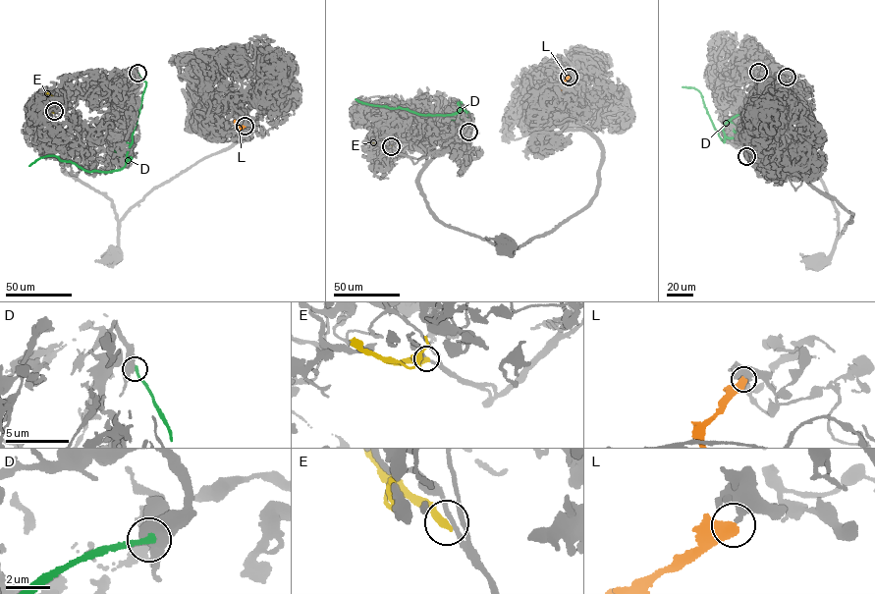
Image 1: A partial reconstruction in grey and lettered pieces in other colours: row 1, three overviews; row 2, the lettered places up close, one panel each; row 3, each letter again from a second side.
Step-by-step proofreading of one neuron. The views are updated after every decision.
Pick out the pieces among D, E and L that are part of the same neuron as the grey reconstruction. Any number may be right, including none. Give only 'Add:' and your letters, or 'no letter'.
Add: no letter

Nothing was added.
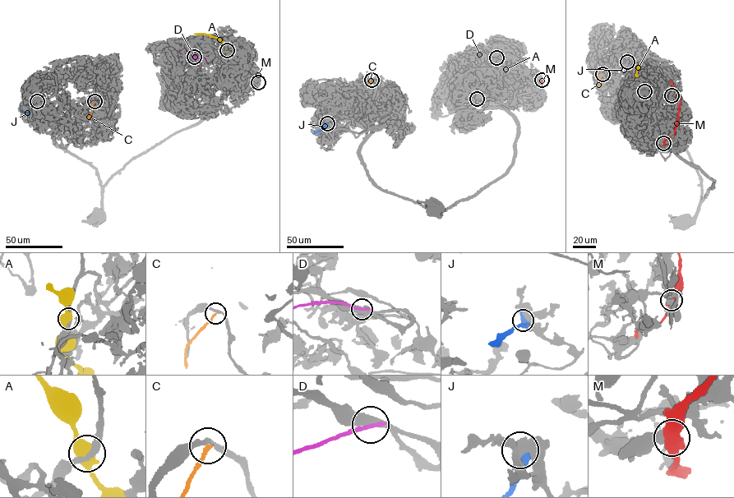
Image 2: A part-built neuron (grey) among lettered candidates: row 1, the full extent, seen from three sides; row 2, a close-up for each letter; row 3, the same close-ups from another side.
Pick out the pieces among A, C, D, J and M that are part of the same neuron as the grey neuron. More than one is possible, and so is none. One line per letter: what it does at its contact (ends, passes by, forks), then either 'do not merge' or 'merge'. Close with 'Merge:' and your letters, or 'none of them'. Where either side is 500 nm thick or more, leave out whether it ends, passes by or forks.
A: do not merge
C: it ends there; do not merge
D: it ends there; do not merge
J: do not merge
M: do not merge
Merge: none of them

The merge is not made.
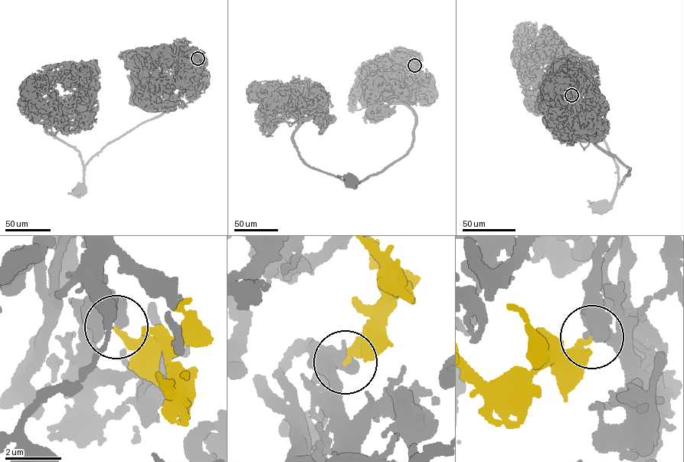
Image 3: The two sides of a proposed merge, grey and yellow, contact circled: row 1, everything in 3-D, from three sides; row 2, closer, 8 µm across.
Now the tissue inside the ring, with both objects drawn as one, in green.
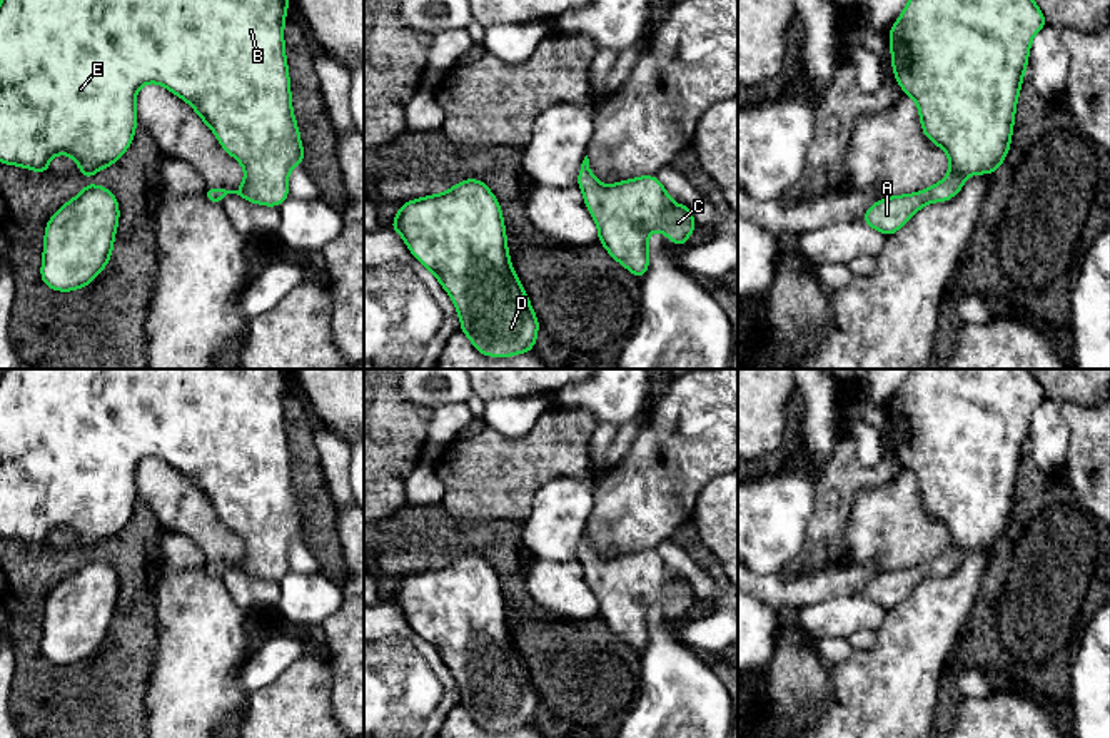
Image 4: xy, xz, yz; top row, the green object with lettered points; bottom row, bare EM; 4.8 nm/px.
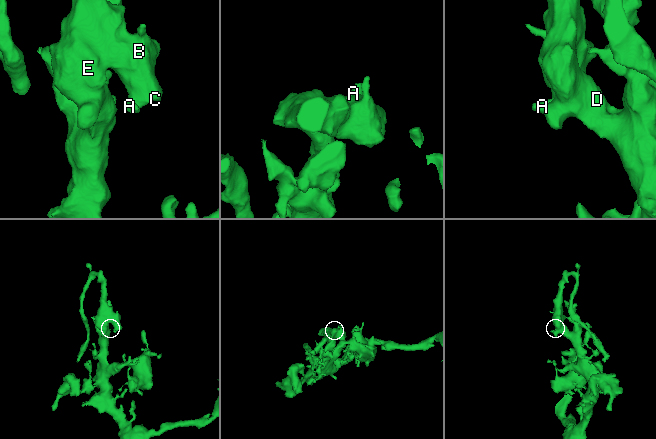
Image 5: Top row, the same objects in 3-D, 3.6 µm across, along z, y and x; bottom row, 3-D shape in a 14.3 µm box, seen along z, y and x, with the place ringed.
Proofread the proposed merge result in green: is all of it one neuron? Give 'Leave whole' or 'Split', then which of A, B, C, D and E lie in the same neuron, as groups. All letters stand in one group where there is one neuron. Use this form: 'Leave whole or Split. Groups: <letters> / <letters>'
Leave whole. Groups: A B C D E

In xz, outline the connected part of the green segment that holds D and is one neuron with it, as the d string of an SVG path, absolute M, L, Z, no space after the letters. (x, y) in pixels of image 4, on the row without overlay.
M467 553L447 566L404 576L389 603L402 609L411 628L442 658L457 683L461 705L481 728L511 731L534 725L539 696L509 634L501 579L482 554Z

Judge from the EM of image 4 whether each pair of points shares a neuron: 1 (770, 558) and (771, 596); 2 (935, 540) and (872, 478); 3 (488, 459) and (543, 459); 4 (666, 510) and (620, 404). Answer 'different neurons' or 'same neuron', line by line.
1: different neurons
2: different neurons
3: same neuron
4: different neurons

